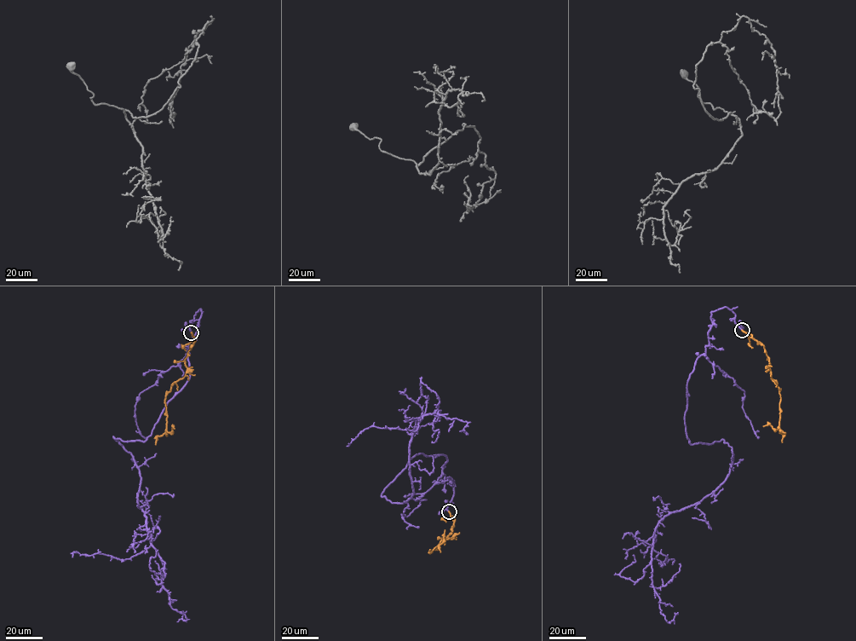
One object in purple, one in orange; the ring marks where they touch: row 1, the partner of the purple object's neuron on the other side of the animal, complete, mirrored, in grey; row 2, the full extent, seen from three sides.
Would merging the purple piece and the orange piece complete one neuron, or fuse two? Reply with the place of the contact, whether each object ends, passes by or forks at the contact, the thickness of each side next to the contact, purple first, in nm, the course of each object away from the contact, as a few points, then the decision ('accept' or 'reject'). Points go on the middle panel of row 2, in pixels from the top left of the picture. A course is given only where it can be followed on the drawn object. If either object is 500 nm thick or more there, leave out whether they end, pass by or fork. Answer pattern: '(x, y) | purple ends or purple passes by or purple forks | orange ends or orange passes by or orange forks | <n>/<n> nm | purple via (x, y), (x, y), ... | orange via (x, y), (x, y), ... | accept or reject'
(449, 511) | purple ends | orange ends | 300/360 nm | purple via (449, 511), (444, 454), (416, 454), (382, 494), (411, 497), (421, 417), (466, 421), (468, 434) | orange via (449, 511), (455, 522), (448, 537), (451, 538), (442, 539), (431, 552), (429, 550) | accept

